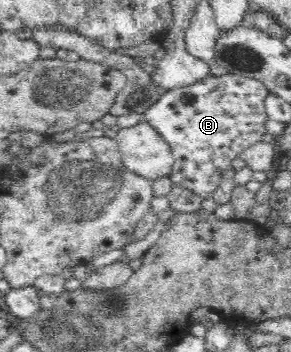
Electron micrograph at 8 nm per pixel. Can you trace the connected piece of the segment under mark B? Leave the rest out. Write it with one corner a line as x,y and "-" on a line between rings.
234,73
210,75
196,84
166,90
145,115
170,144
175,160
170,174
172,184
190,189
203,199
212,196
232,160
267,133
265,100
269,93
260,80

